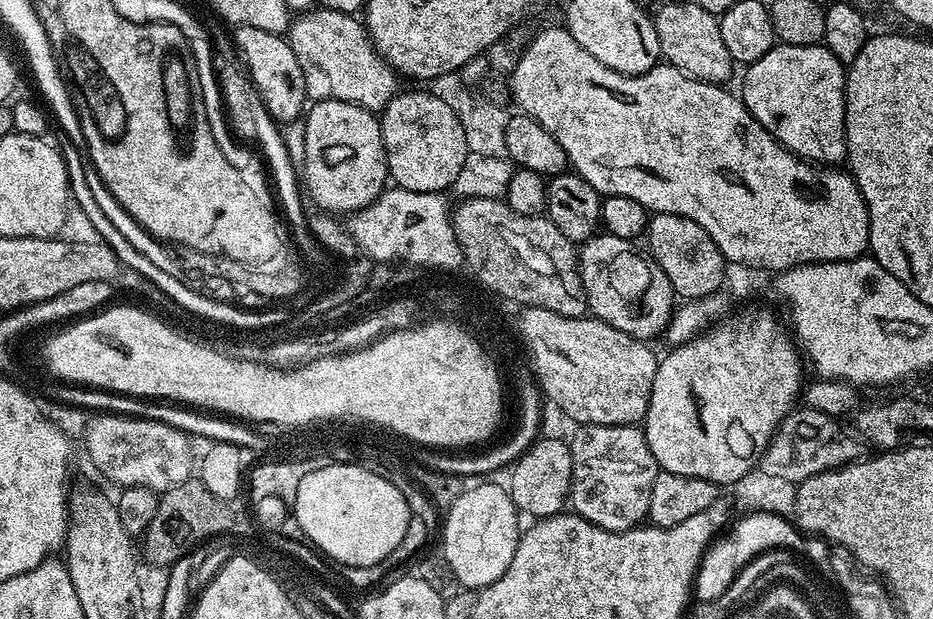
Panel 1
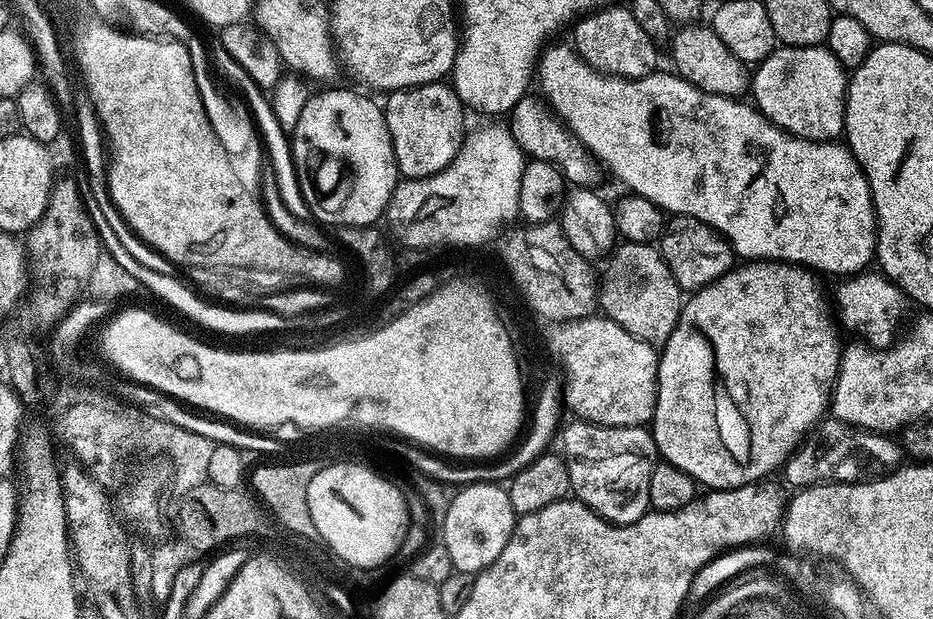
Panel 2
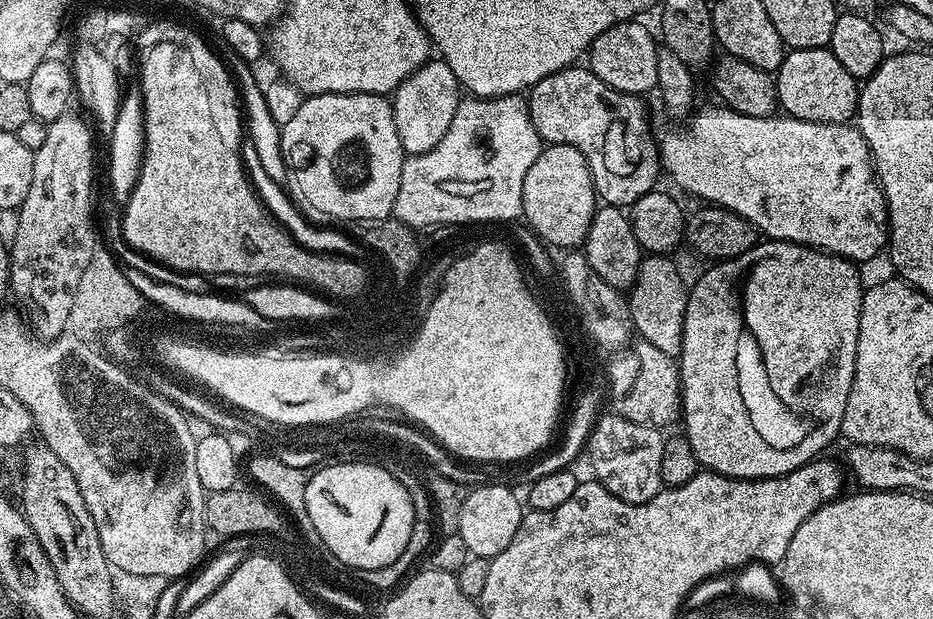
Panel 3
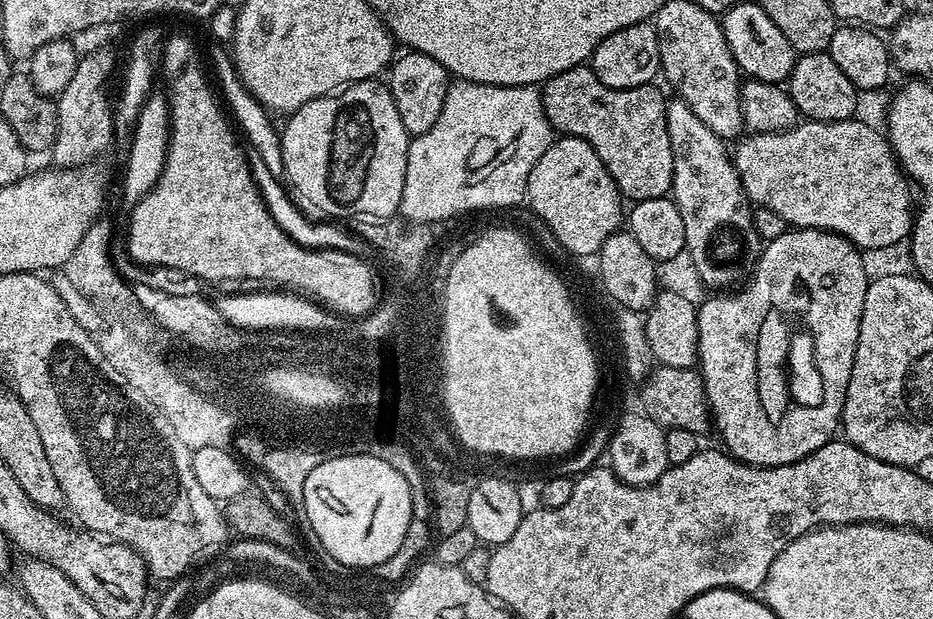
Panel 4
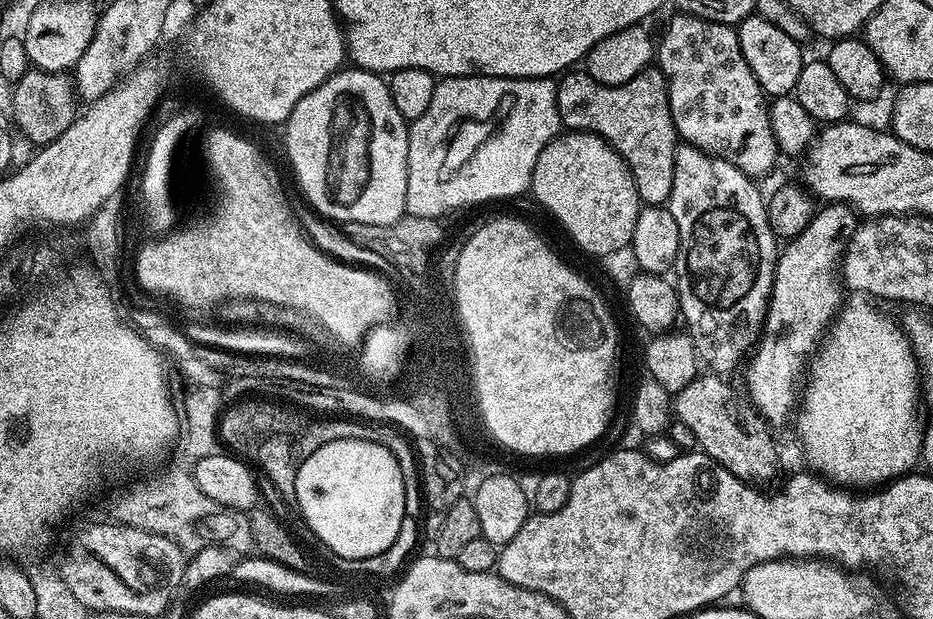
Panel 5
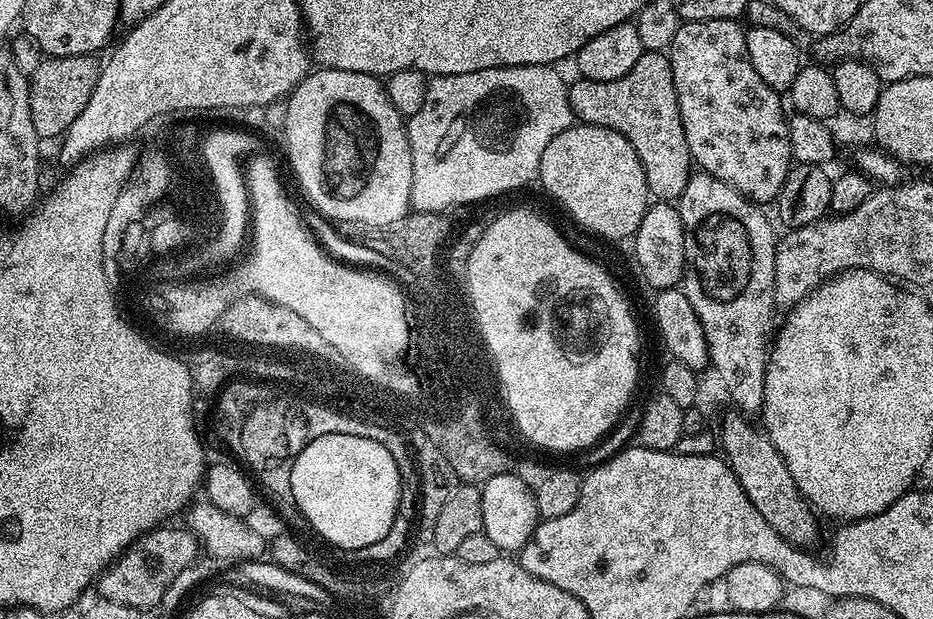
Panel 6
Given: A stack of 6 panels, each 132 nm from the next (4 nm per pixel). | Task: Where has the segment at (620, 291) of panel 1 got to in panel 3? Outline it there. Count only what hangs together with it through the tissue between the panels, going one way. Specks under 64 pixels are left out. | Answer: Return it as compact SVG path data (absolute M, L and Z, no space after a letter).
M648 254L640 261L636 281L627 293L628 309L632 315L632 326L639 339L650 342L662 354L679 357L682 350L684 315L688 305L689 289L676 269L676 264L664 254Z

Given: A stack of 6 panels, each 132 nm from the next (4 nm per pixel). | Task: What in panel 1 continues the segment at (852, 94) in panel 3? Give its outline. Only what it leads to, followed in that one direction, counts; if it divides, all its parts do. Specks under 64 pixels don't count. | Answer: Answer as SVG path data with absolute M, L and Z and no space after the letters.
M777 43L762 58L747 65L744 76L744 105L752 117L768 131L787 152L794 153L801 160L817 166L840 166L848 155L848 143L844 137L844 81L845 65L841 64L830 50L820 44L790 46Z

